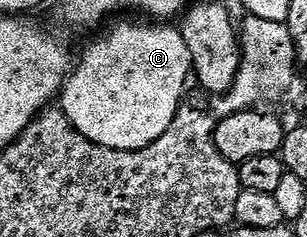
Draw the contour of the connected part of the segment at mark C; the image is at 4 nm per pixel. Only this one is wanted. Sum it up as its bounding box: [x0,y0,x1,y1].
[61,18,192,152]

